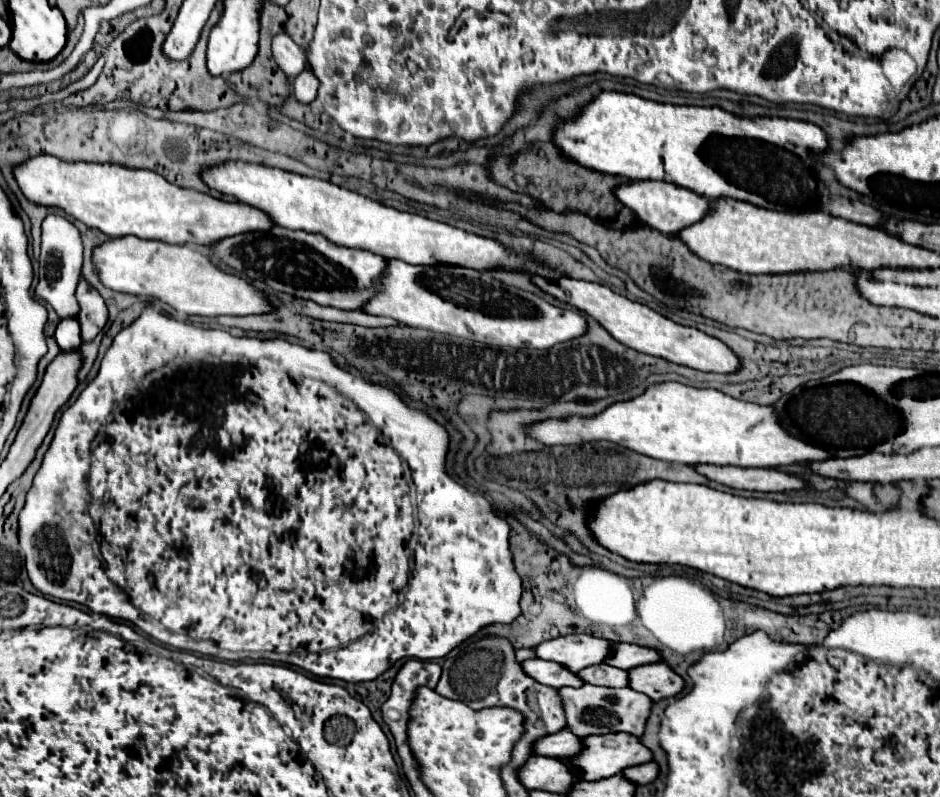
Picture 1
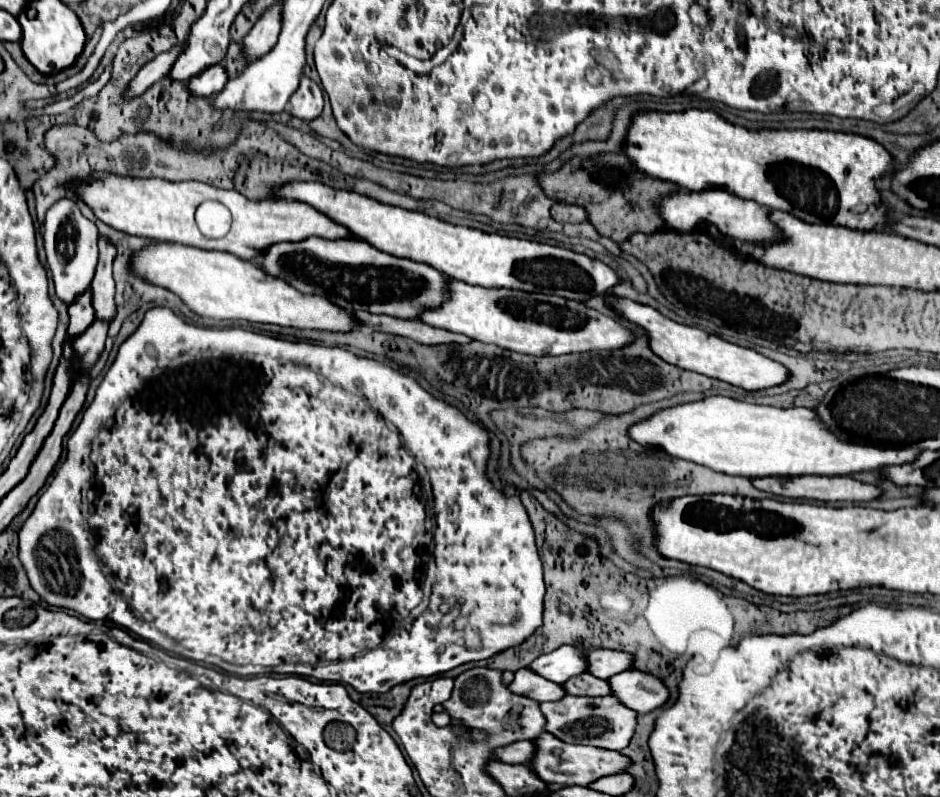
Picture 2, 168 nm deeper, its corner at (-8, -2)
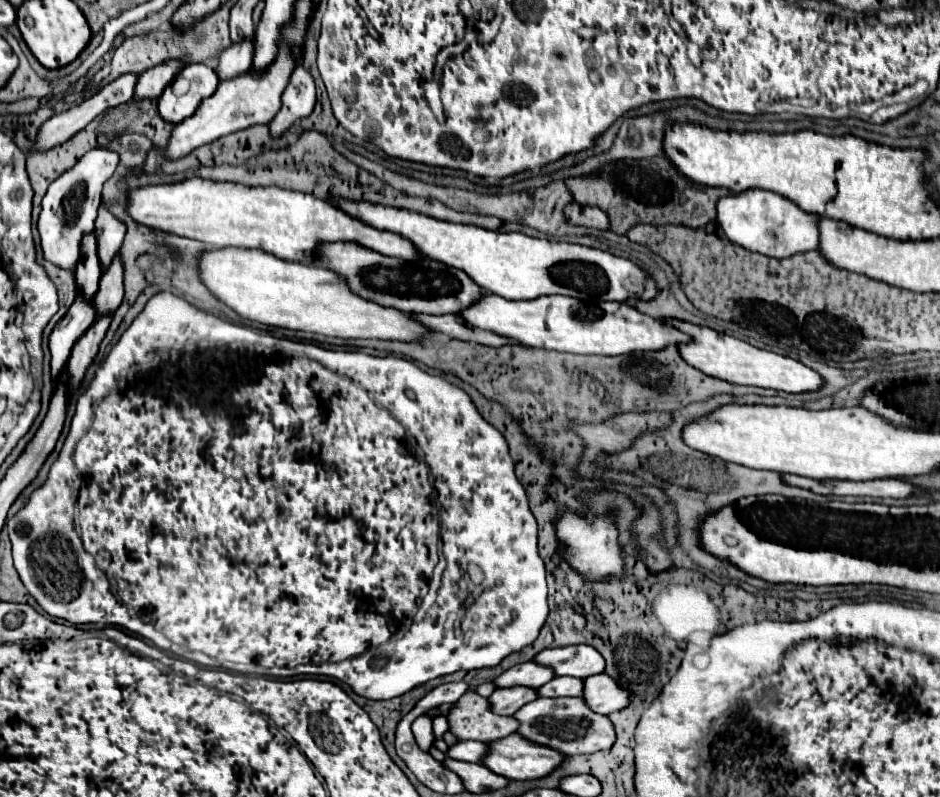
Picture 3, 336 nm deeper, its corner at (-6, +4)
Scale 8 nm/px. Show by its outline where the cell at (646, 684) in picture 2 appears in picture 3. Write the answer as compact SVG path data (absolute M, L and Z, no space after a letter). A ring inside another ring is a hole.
M605 672L589 676L585 680L583 698L587 700L589 708L599 714L613 714L629 706L629 692L625 692L625 688L621 688L617 680L605 676Z

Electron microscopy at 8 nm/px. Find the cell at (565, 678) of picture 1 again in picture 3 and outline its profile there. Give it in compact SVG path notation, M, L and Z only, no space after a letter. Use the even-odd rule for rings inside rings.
M497 688L491 696L489 702L497 714L511 716L515 714L521 706L537 698L535 688Z

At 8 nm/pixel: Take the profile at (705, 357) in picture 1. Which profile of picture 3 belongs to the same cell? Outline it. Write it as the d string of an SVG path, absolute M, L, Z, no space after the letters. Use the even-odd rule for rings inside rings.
M661 318L661 320L665 320L665 324L673 324L673 328L681 330L681 332L689 332L689 336L693 336L693 340L689 340L689 344L677 344L677 350L689 366L693 366L709 376L727 380L731 384L761 386L761 388L773 388L773 390L783 390L783 392L807 392L807 390L817 390L823 384L821 376L815 370L807 368L805 364L801 364L789 356L779 356L775 352L755 348L739 338L719 334L707 326L697 326L697 324L691 324L685 320L675 320L675 318Z

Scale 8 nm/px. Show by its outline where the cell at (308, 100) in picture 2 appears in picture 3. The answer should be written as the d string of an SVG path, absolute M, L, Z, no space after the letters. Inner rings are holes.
M297 66L295 72L291 74L291 80L281 96L281 110L277 116L271 120L271 134L279 136L283 130L287 130L291 124L297 120L309 116L315 108L317 96L315 96L315 80L311 74L303 68Z

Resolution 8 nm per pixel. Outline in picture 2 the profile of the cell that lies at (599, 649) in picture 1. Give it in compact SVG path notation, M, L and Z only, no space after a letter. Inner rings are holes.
M561 646L559 650L533 660L529 664L529 670L555 684L563 684L573 674L583 672L583 650L575 646Z

